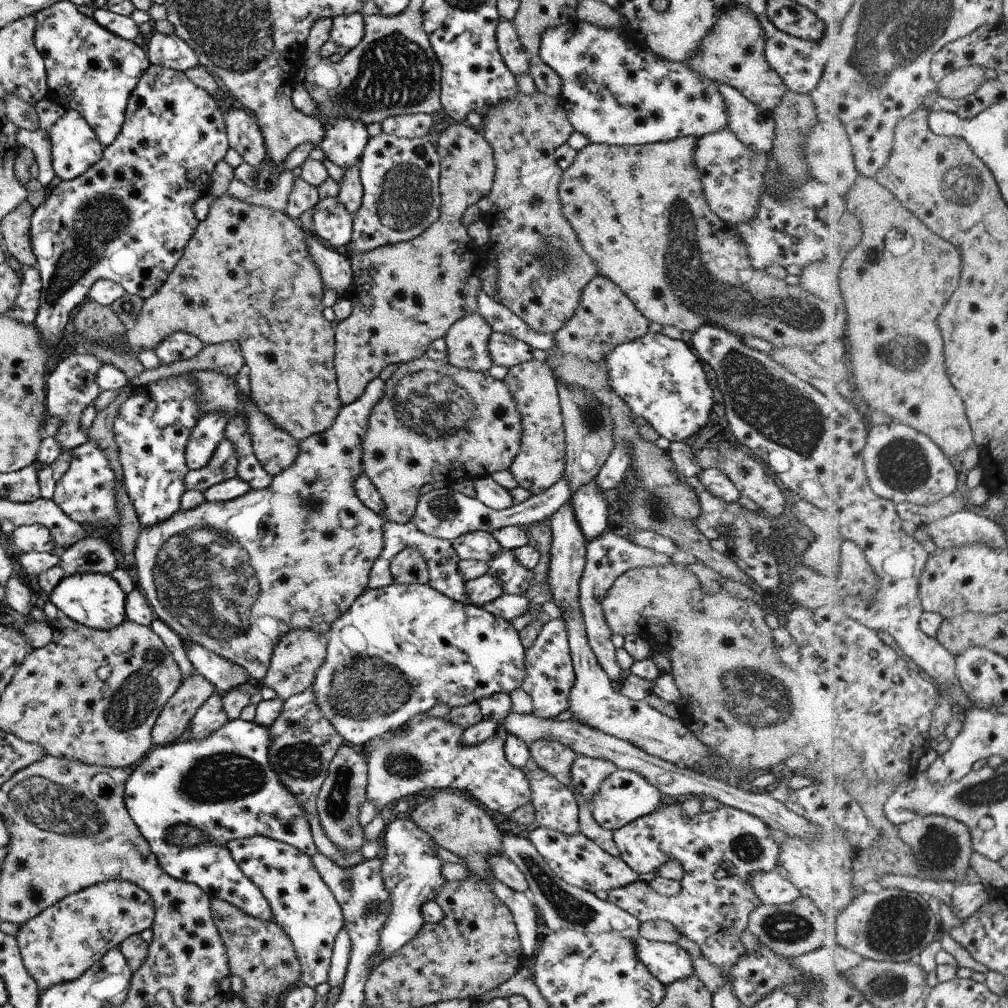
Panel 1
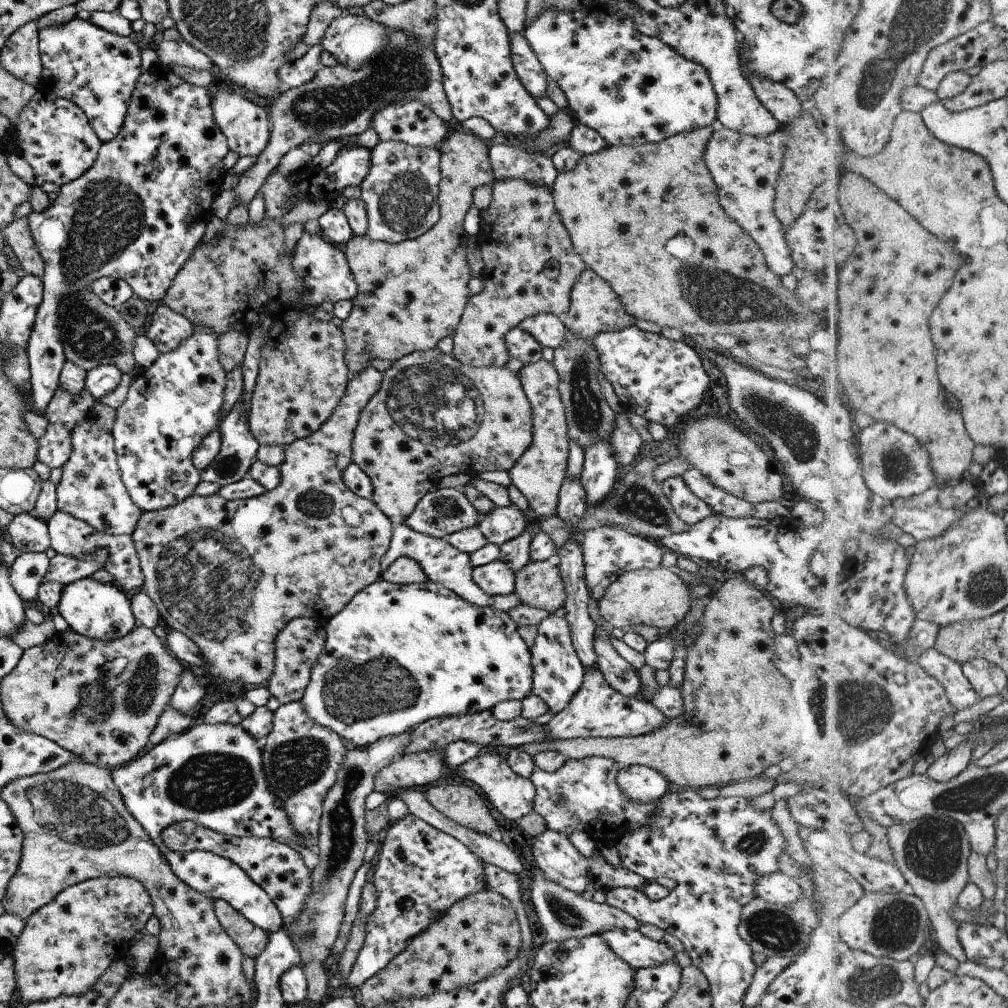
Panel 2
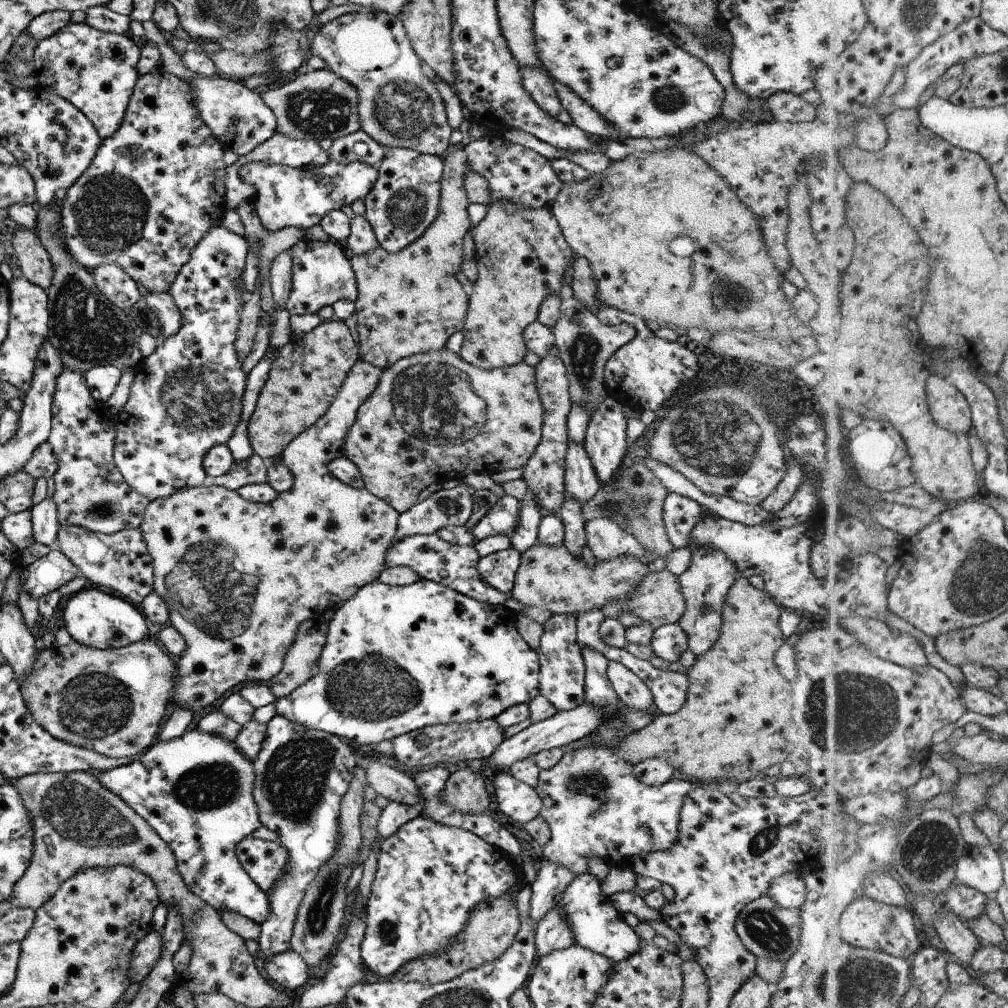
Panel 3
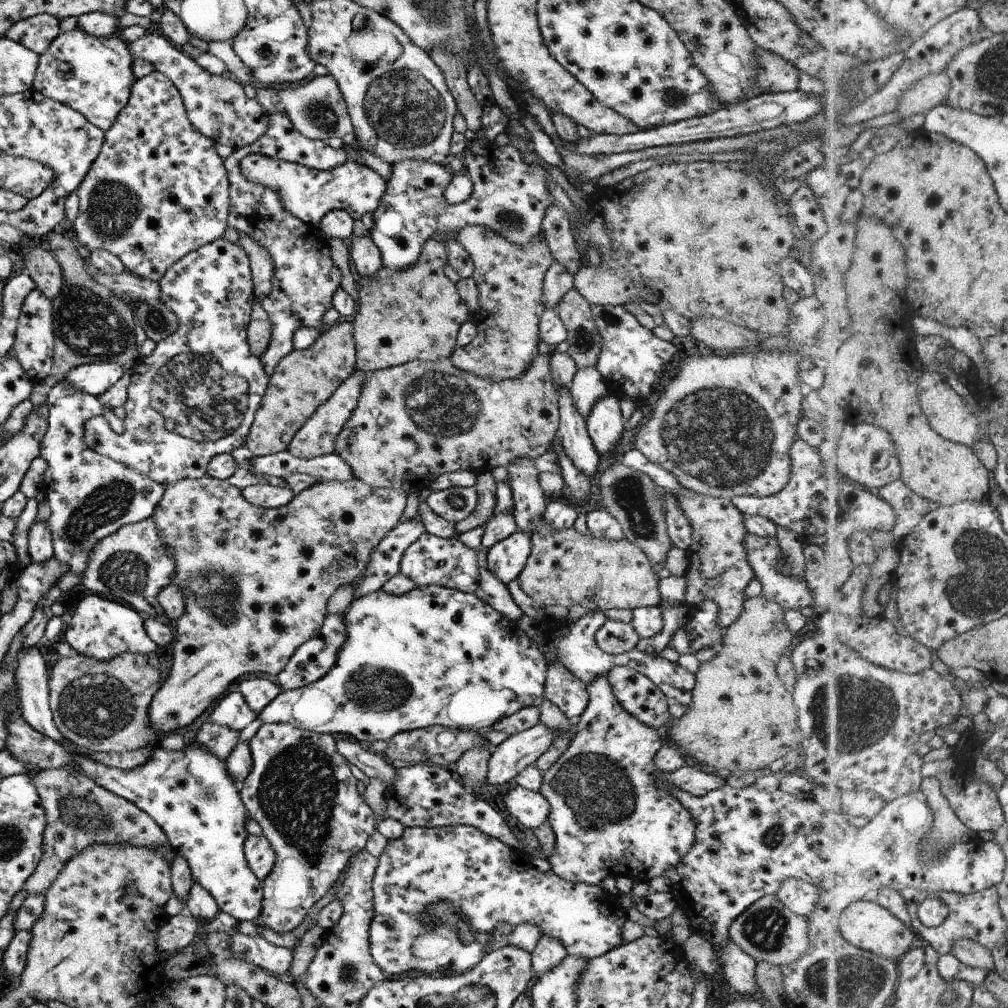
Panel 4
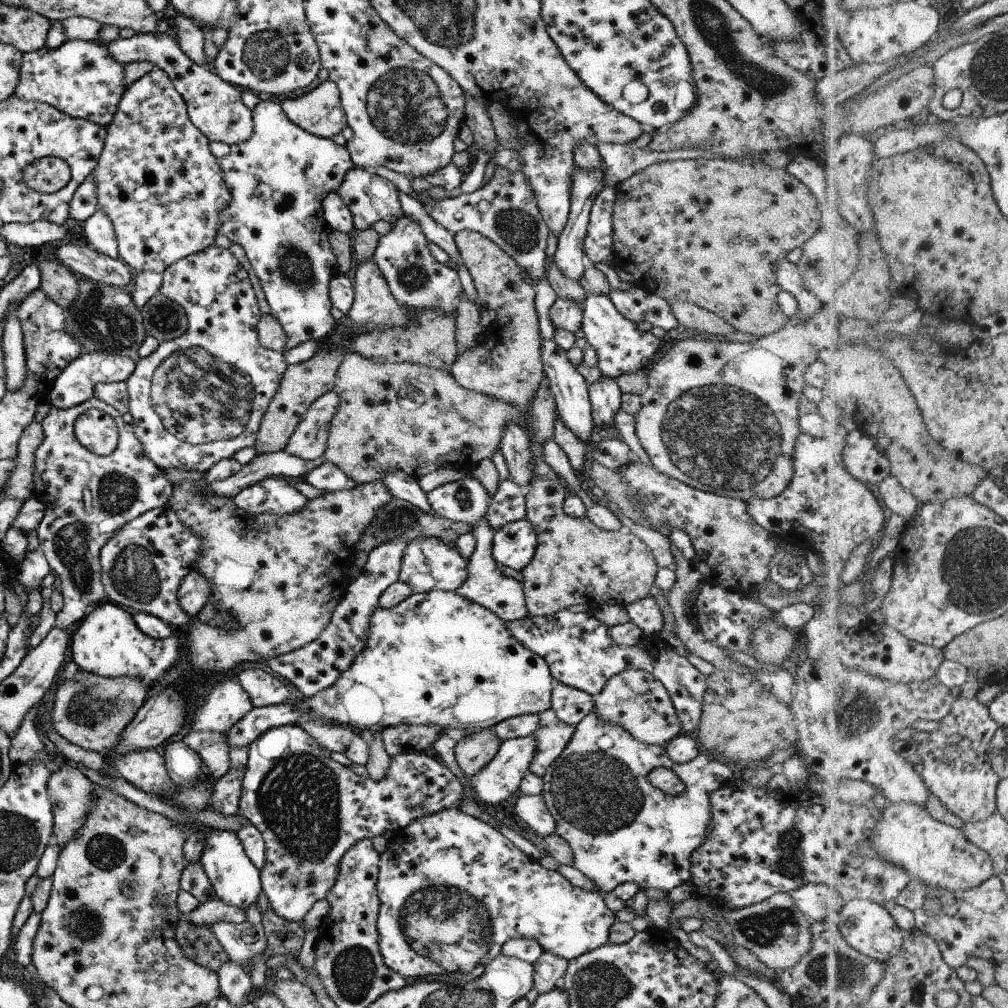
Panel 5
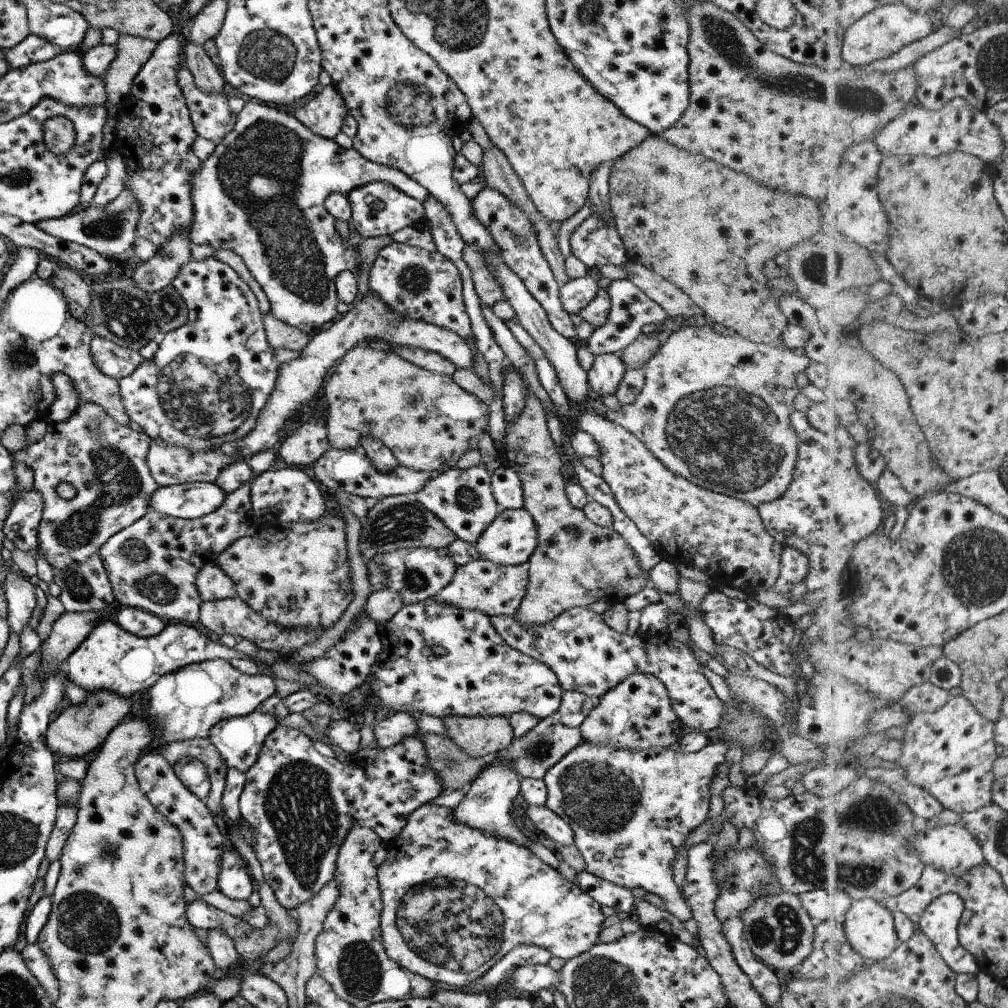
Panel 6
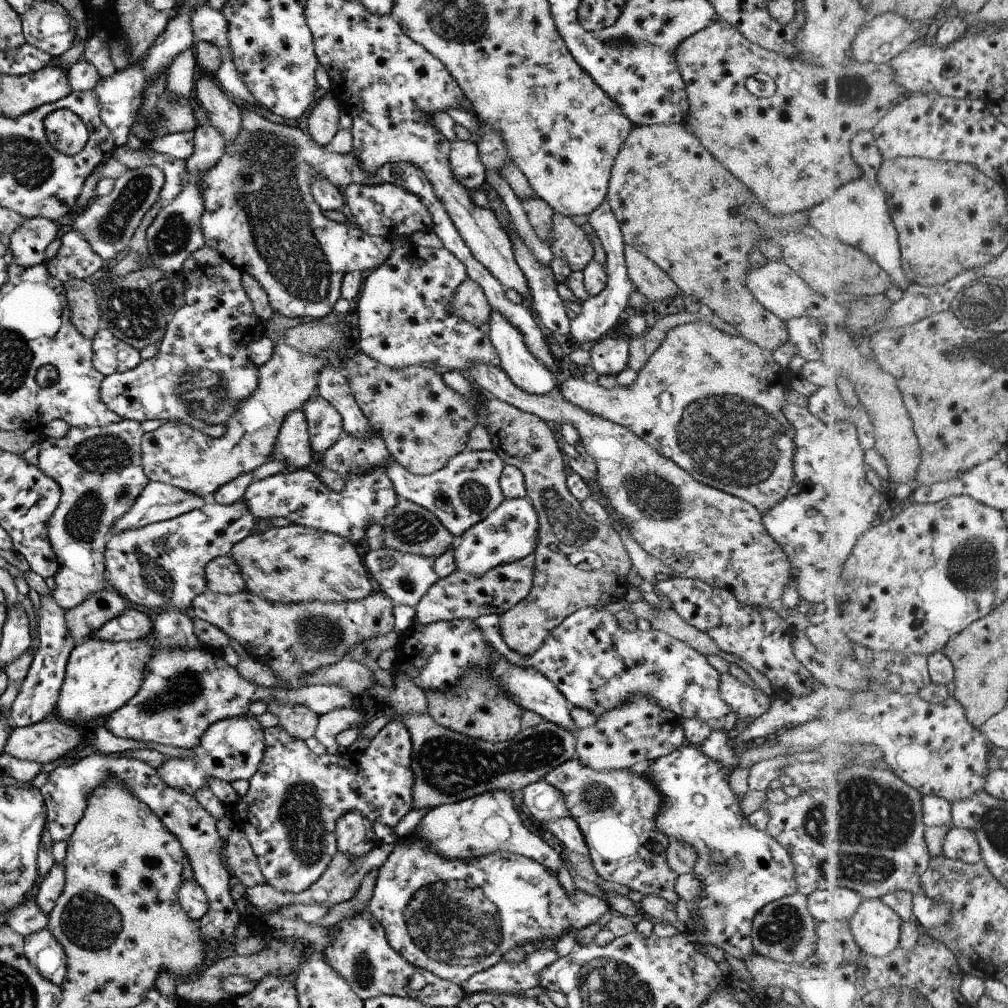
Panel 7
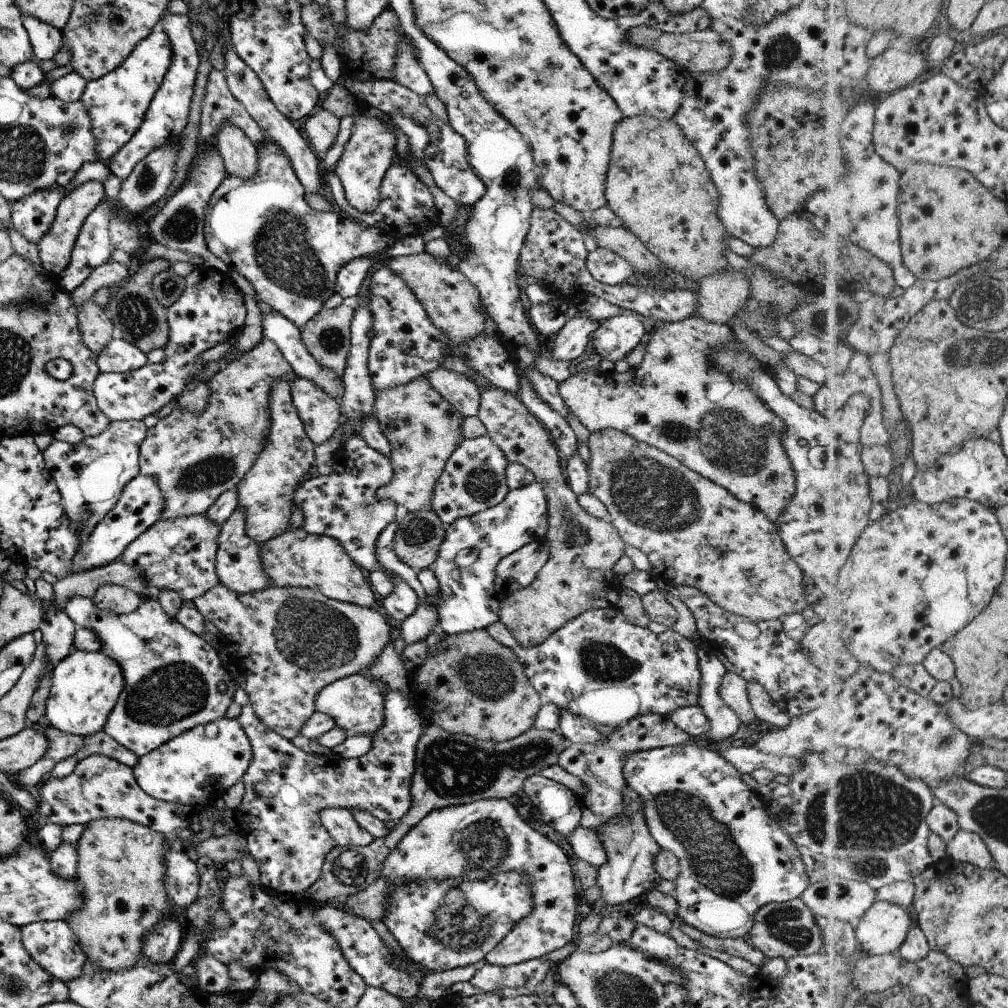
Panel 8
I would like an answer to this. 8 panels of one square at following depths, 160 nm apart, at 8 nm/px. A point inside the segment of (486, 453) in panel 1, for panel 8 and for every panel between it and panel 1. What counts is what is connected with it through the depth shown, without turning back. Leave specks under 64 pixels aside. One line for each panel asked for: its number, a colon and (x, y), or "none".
2: (426, 397)
3: (492, 418)
4: (412, 422)
5: (392, 416)
6: (427, 421)
7: (423, 423)
8: (422, 430)

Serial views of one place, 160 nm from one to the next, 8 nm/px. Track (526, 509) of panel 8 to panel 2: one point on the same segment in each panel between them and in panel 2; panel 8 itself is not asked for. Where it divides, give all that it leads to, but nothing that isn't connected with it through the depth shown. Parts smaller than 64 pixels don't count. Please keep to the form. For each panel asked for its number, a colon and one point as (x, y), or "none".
2: (495, 578)
3: (497, 569)
4: (505, 559)
5: (513, 545)
6: (510, 538)
7: (509, 533)

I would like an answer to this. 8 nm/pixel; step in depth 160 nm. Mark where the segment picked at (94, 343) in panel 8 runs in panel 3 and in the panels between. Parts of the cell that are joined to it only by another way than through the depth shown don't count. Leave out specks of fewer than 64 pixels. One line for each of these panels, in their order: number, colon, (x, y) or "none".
3: (32, 260)
4: (41, 266)
5: (59, 284)
6: (74, 287)
7: (84, 315)

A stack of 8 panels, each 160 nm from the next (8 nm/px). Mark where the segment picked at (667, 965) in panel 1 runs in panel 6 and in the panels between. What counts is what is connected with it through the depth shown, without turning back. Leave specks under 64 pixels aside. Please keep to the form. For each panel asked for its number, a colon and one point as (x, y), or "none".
2: (639, 952)
3: (596, 925)
4: (437, 893)
5: (451, 889)
6: (455, 899)

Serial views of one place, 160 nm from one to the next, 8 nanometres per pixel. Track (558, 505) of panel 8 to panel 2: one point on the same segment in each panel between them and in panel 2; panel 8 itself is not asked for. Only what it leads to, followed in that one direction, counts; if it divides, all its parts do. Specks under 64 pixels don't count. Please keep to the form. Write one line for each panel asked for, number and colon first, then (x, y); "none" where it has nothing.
2: (529, 266)
3: (521, 256)
4: (565, 568)
5: (574, 563)
6: (575, 563)
7: (578, 562)

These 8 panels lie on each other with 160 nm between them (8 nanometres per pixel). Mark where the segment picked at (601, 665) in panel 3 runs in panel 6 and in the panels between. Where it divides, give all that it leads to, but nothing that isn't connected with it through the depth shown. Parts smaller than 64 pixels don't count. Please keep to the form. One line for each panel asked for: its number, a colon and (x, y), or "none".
4: (608, 817)
5: (619, 828)
6: (629, 811)

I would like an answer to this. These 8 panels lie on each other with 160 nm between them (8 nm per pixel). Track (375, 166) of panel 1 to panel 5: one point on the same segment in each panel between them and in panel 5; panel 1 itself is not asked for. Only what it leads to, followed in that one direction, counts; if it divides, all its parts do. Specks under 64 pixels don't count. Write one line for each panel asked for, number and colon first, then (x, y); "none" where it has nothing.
2: (400, 190)
3: (403, 201)
4: (510, 197)
5: (512, 221)

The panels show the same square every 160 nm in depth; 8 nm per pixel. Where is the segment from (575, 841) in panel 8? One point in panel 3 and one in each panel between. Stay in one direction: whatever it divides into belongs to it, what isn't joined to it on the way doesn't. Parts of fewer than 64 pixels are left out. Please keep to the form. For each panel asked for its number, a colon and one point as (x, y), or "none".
3: (517, 800)
4: (529, 808)
5: (531, 809)
6: (553, 827)
7: (565, 830)

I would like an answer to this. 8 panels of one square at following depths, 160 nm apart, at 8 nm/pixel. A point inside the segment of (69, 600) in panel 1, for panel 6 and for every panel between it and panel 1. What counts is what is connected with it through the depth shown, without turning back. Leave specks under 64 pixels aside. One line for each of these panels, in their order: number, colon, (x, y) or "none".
2: (96, 610)
3: (92, 617)
4: (100, 628)
5: (106, 642)
6: (109, 658)

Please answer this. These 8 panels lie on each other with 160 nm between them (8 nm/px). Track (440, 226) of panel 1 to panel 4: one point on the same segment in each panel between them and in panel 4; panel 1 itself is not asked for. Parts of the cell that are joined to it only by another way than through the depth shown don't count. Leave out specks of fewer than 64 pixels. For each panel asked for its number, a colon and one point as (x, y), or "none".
2: (409, 295)
3: (408, 302)
4: (413, 313)

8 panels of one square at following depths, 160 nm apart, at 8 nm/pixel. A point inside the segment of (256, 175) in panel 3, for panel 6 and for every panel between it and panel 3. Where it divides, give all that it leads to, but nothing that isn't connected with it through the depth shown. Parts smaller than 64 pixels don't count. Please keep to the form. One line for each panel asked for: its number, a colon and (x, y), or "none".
4: (308, 194)
5: (370, 198)
6: (376, 208)

